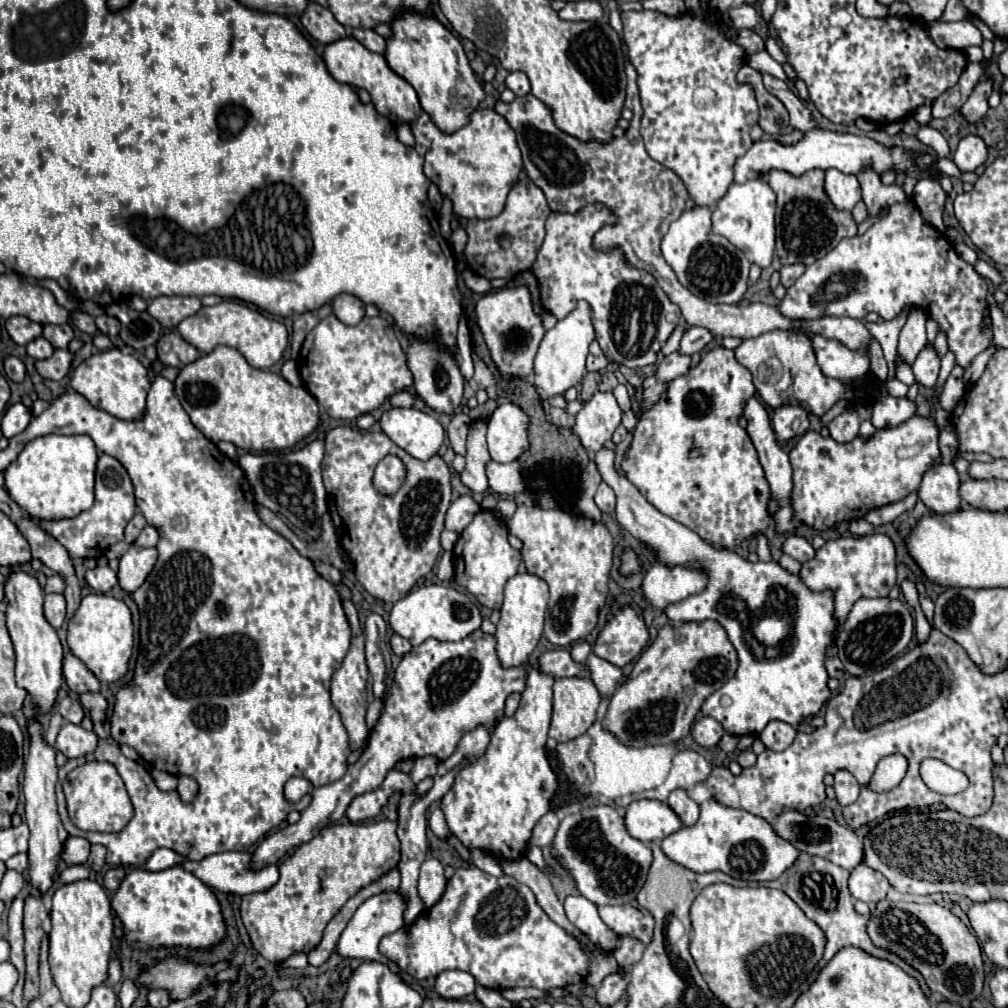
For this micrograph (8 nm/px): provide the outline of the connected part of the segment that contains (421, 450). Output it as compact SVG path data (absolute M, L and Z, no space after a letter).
M391 407L381 415L379 423L383 433L395 445L405 449L415 459L423 461L437 455L445 437L441 423L433 415L413 407Z

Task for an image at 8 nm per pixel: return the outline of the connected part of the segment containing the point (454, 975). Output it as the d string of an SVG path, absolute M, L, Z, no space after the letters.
M459 969L443 971L435 983L435 991L443 999L463 999L463 997L473 995L475 989L477 989L475 977L467 971L459 971Z

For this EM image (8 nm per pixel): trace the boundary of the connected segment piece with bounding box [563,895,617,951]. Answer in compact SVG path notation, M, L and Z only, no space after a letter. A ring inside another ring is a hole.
M569 895L563 901L565 907L565 915L567 919L589 937L591 943L599 945L605 951L615 949L617 943L617 935L613 931L607 929L607 925L601 921L595 903L591 903L589 899L581 897L581 895Z

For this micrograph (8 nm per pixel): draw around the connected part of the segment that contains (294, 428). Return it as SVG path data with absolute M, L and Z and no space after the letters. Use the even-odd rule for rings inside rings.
M215 347L211 353L201 359L185 365L175 379L175 393L191 417L193 425L209 437L213 443L229 441L235 447L241 447L249 453L287 449L303 441L319 423L319 407L317 399L305 387L293 387L281 375L271 371L261 371L251 367L245 357L233 347Z

